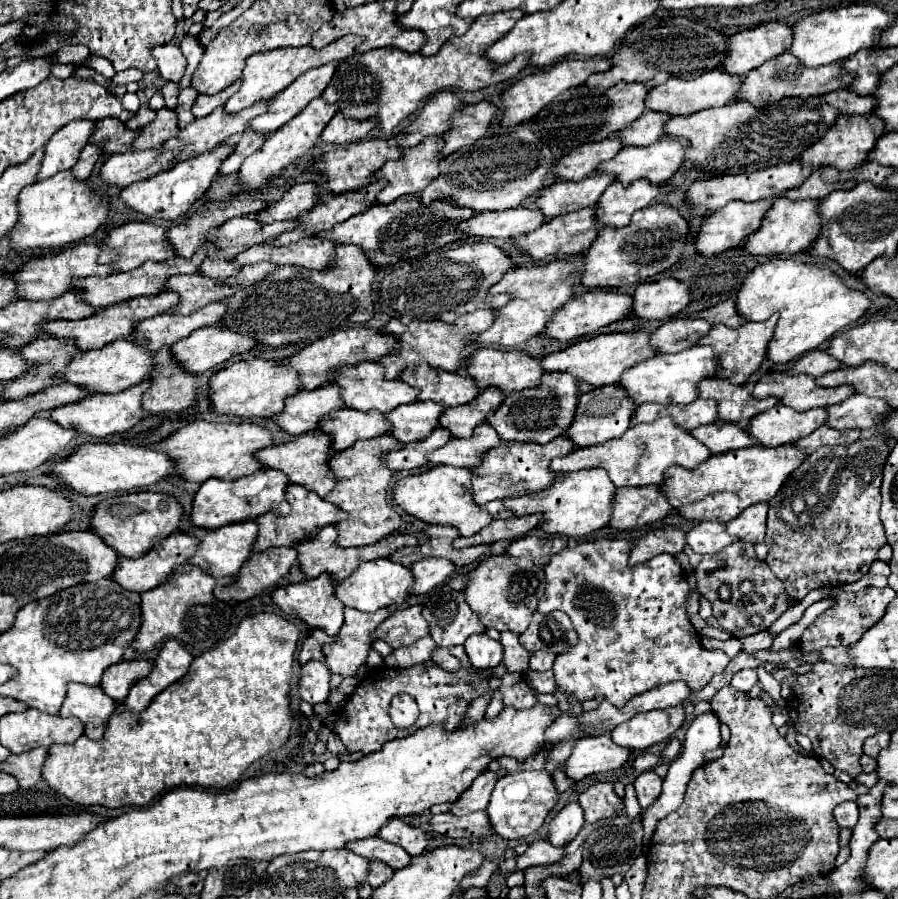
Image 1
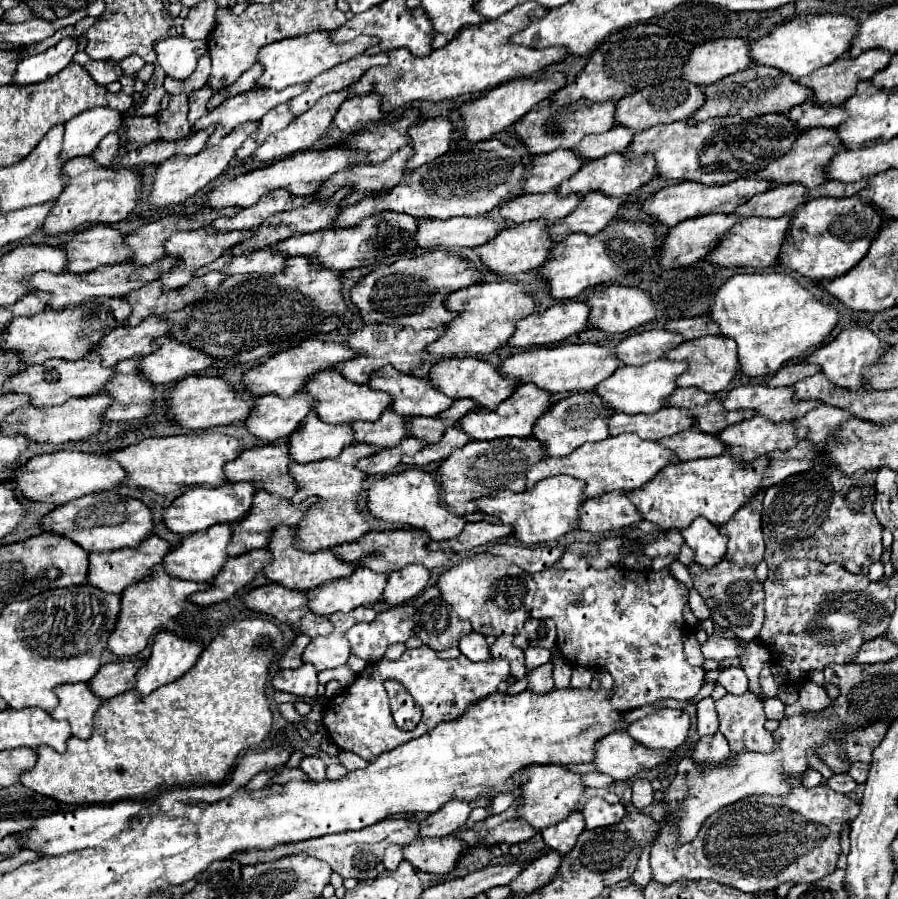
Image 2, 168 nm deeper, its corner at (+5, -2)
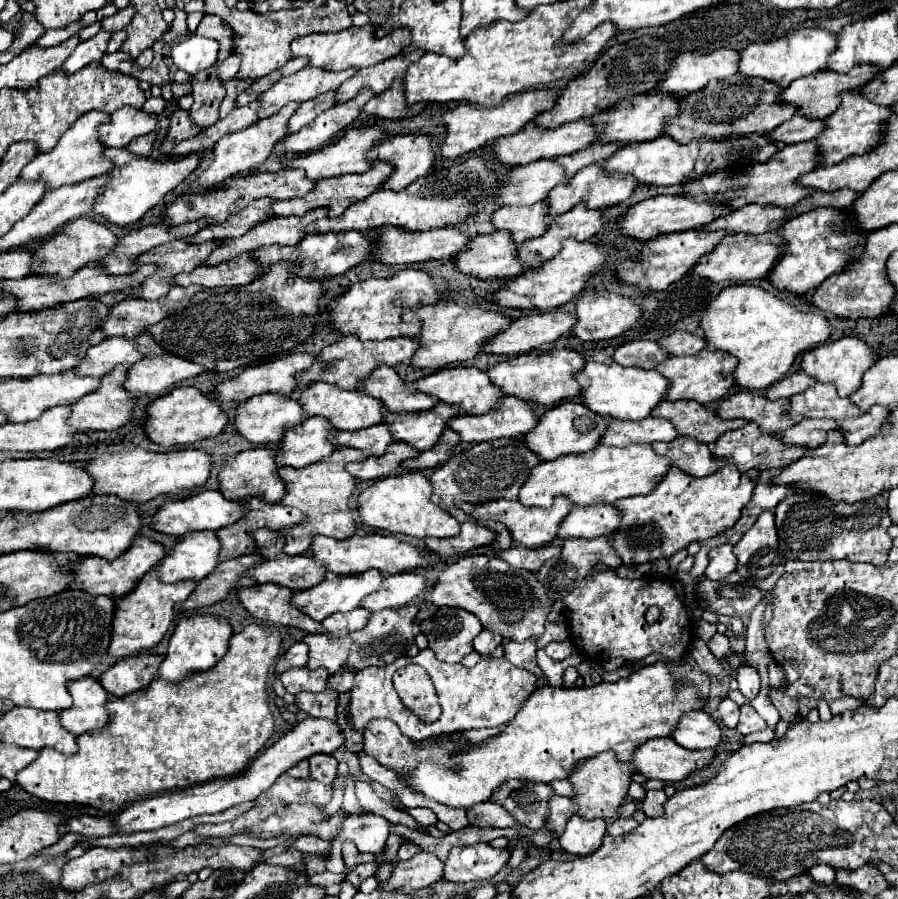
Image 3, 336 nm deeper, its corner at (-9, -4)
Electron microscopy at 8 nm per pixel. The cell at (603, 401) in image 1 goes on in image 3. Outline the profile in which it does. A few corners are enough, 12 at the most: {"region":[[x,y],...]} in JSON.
{"region":[[583,404],[547,410],[523,442],[555,460],[595,448],[609,418]]}

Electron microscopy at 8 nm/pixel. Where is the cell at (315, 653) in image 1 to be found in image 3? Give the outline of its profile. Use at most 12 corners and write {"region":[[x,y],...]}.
{"region":[[293,644],[275,664],[281,674],[307,664],[307,644]]}

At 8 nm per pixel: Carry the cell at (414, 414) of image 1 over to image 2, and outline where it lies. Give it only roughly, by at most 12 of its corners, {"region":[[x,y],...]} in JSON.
{"region":[[385,410],[377,422],[353,422],[357,442],[393,448],[409,436],[405,418]]}

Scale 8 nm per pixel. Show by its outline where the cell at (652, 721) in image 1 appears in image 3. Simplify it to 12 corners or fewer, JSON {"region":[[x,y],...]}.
{"region":[[711,714],[681,718],[671,738],[689,750],[717,748],[721,728]]}

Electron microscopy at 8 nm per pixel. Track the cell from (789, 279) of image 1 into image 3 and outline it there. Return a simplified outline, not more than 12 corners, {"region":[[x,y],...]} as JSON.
{"region":[[723,288],[699,326],[765,390],[831,326],[763,288]]}

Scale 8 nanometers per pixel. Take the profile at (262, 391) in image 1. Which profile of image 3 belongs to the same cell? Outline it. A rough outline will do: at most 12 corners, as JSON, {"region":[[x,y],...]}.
{"region":[[185,386],[149,402],[143,424],[169,450],[217,436],[227,414]]}

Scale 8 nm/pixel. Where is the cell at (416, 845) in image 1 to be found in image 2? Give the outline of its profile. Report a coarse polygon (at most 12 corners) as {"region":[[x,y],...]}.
{"region":[[455,836],[403,846],[421,872],[447,874],[467,844]]}

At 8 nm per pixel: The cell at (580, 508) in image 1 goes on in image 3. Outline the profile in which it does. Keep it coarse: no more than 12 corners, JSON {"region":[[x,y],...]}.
{"region":[[567,496],[551,508],[495,500],[459,504],[475,520],[499,520],[525,548],[555,540],[571,510]]}

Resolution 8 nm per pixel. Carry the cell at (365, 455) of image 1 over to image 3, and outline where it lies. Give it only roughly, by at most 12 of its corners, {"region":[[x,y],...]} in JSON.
{"region":[[337,448],[305,468],[279,468],[303,524],[283,530],[283,552],[305,554],[317,534],[357,532],[347,462],[361,450]]}

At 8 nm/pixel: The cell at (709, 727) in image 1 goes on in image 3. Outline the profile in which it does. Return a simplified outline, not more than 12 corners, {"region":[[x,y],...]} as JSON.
{"region":[[731,698],[719,704],[719,718],[727,728],[739,722],[739,706]]}

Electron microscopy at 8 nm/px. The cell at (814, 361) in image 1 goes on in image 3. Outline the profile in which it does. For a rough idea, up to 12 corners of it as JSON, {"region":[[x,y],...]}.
{"region":[[793,372],[765,390],[767,400],[789,398],[815,384],[805,372]]}

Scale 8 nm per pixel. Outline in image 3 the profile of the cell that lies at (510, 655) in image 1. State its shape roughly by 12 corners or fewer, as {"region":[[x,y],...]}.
{"region":[[535,638],[505,642],[505,658],[543,676],[535,662]]}

